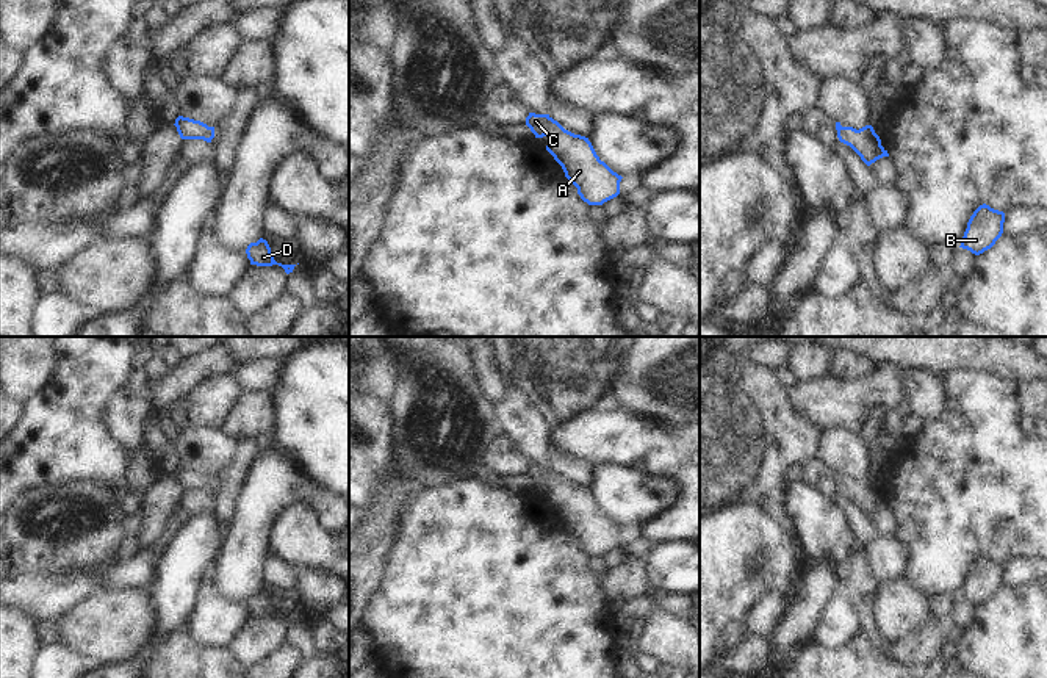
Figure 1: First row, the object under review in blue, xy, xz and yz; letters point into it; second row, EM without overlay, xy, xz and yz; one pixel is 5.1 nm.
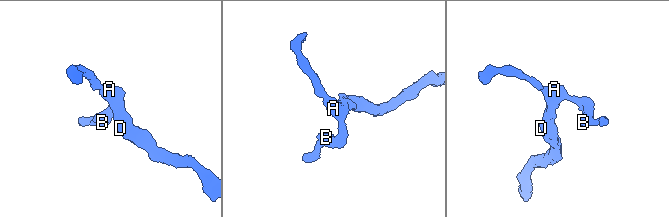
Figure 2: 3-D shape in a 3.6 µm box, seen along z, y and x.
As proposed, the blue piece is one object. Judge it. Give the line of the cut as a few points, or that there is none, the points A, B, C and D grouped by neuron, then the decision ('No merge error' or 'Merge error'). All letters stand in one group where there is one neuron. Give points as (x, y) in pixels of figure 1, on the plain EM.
No split. Groups: A B C D. No merge error.

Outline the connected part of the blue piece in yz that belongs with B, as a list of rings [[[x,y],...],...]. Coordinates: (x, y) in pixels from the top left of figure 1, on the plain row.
[[[986,554],[980,556],[967,573],[959,598],[967,600],[975,606],[983,604],[1002,587],[1003,573],[1003,562],[994,561]]]

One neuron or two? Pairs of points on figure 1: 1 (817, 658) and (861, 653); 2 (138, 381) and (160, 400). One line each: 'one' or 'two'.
1: one
2: two

